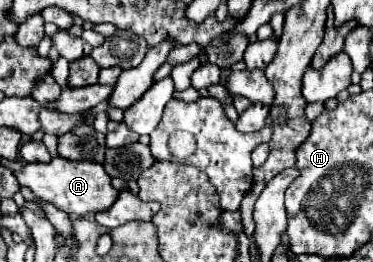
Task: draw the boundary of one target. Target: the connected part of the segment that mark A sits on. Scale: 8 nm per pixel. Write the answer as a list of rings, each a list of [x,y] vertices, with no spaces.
[[[53,157],[49,163],[27,163],[17,171],[17,179],[23,187],[29,187],[37,197],[57,205],[57,209],[67,215],[87,215],[109,209],[119,191],[111,187],[111,177],[99,163],[91,161],[69,161],[63,157]]]

